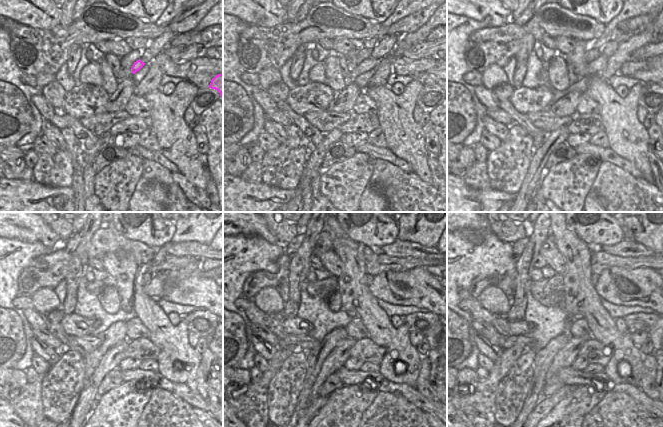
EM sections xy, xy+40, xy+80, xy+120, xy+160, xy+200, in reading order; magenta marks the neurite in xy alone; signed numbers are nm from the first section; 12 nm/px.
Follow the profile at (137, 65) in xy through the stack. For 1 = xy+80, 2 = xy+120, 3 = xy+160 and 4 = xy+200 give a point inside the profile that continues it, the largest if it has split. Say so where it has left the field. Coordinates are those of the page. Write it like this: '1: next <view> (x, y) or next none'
1: next xy+80 (599, 64)
2: next xy+120 (196, 290)
3: next xy+160 (417, 287)
4: next xy+200 (644, 287)

